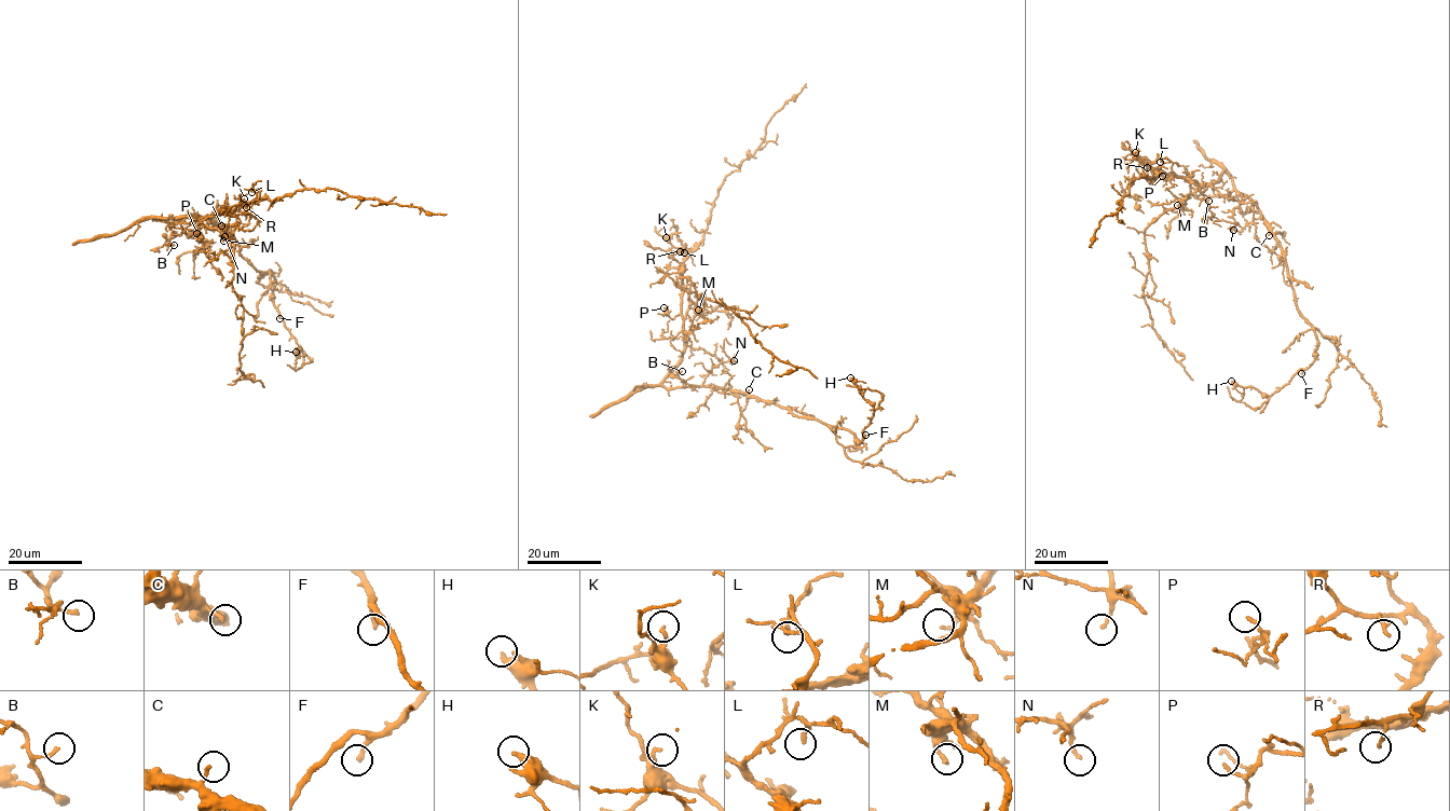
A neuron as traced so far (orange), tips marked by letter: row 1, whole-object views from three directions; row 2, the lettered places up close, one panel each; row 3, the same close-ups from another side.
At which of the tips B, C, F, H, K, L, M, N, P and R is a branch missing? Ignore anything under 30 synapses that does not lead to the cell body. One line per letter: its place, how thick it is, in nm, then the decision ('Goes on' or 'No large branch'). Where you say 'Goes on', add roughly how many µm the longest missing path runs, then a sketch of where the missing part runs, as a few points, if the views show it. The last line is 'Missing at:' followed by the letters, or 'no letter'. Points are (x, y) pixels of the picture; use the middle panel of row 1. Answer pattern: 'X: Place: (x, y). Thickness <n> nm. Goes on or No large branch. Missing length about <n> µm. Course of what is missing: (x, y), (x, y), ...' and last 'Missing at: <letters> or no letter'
B: Place: (682, 371). Thickness 140 nm. No large branch
C: Place: (749, 389). Thickness 170 nm. No large branch
F: Place: (865, 435). Thickness 220 nm. Goes on. Missing length about 30 µm. Course of what is missing: (865, 435), (864, 447), (856, 450), (865, 445), (871, 437)
H: Place: (850, 377). Thickness 340 nm. No large branch
K: Place: (666, 237). Thickness 150 nm. No large branch
L: Place: (684, 252). Thickness 200 nm. No large branch
M: Place: (698, 310). Thickness 160 nm. No large branch
N: Place: (734, 360). Thickness 140 nm. No large branch
P: Place: (664, 307). Thickness 150 nm. No large branch
R: Place: (680, 251). Thickness 150 nm. No large branch
Missing at: F

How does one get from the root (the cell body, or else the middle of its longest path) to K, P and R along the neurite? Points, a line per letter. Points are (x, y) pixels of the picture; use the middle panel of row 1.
K: (664, 382), (678, 366), (684, 347), (680, 271), (687, 250), (675, 248), (666, 237)
P: (664, 382), (678, 366), (684, 343), (681, 315), (672, 319), (664, 307)
R: (664, 382), (678, 366), (684, 347), (680, 271), (687, 250), (679, 248), (680, 251)

